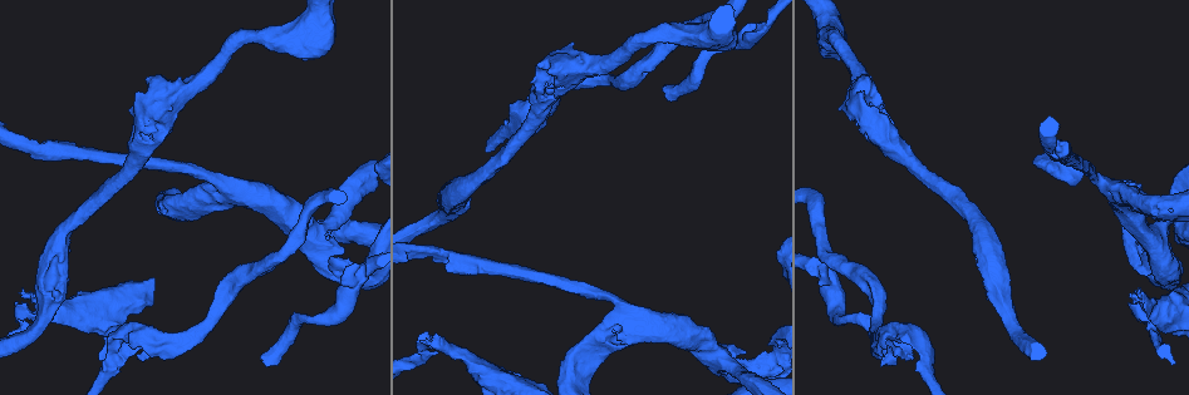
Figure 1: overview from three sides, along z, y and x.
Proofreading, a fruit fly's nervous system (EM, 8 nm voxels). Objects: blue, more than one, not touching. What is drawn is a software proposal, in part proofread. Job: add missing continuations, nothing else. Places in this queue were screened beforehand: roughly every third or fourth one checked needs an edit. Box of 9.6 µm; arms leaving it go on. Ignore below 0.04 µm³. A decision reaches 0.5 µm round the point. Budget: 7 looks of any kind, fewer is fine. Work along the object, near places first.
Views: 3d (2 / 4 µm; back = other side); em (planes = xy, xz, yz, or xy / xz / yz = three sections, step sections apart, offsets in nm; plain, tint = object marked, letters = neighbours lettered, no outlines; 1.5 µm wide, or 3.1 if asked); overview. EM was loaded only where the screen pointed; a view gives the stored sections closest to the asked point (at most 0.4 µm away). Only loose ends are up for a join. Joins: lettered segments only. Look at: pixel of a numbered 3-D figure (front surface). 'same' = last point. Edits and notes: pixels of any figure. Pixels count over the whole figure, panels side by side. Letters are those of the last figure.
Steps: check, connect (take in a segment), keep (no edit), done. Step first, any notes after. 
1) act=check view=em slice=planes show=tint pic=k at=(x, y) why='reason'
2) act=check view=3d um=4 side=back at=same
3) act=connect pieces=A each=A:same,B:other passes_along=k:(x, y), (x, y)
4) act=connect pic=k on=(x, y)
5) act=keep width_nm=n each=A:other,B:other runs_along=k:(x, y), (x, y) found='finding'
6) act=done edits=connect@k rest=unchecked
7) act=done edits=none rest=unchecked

act=check view=em slice=planes show=letters pic=1 at=(881, 366) why='branch stops here'

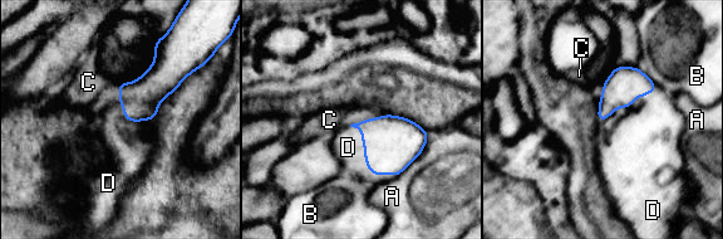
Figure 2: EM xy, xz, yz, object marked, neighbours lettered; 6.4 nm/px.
act=connect pic=2 on=(348, 146) each=A:other,B:other,C:other,D:same passes_along=2:(390, 142), (364, 157), (348, 146) found='the cell continues'

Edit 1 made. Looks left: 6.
act=check view=overview why='redraw'

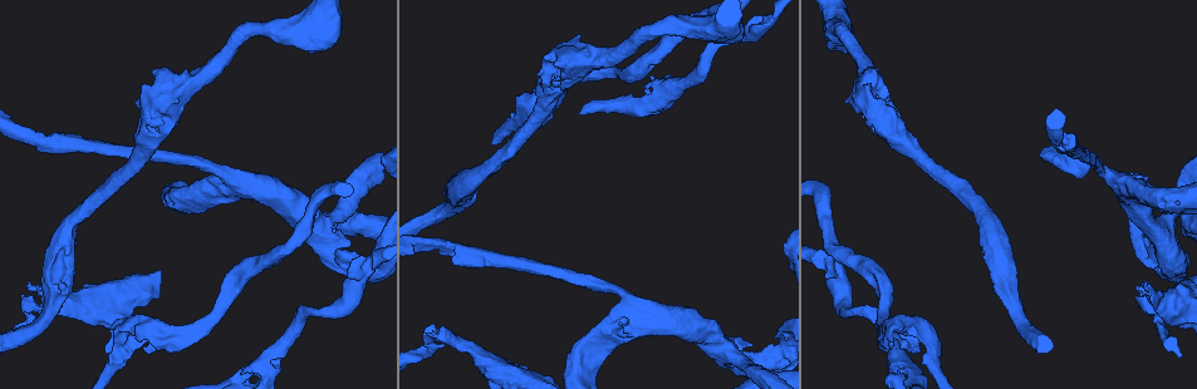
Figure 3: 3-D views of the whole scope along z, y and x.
act=check view=em slice=xz step=4 show=tint pic=3 at=(351, 244) why='an open end'

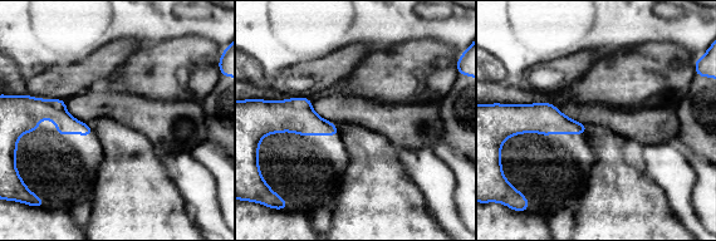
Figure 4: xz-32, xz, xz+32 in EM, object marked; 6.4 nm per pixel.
act=check view=em slice=planes show=letters at=same why='another direction'

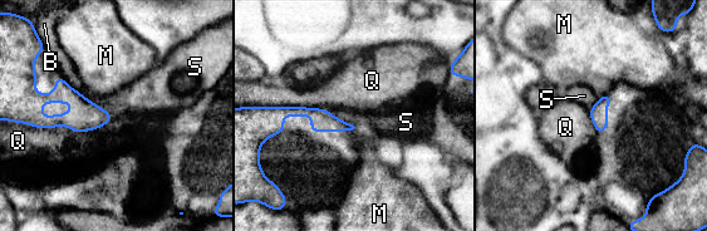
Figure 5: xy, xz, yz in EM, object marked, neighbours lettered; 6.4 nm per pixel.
act=keep each=B:other,M:other,Q:other,S:other runs_along=5:(280, 111), (313, 112), (349, 127) found='none of them fits'

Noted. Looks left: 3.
act=check view=em slice=planes show=tint pic=3 at=(1140, 285) why='free end'

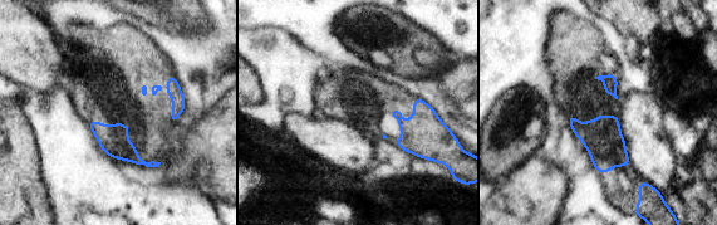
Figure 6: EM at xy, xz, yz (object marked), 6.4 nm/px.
act=check view=em slice=planes show=letters at=same why='see the neighbours'

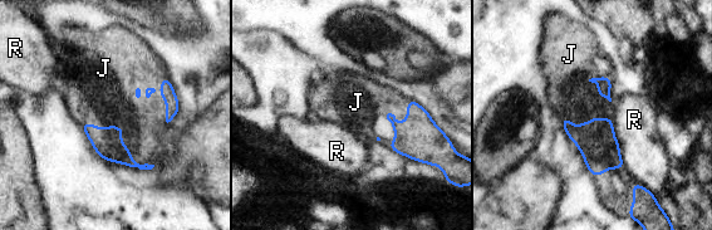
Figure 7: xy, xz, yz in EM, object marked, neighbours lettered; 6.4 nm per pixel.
act=connect pic=7 on=(103, 93) each=J:same,R:other passes_along=7:(107, 142), (119, 128), (103, 93) found='the cell continues'

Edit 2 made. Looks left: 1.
act=done edits=connect@2,connect@7 rest=unchecked

